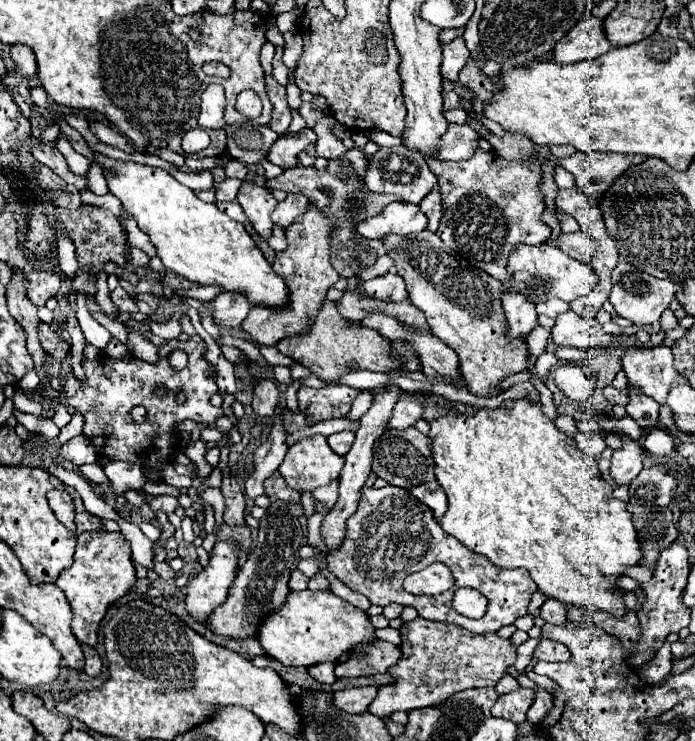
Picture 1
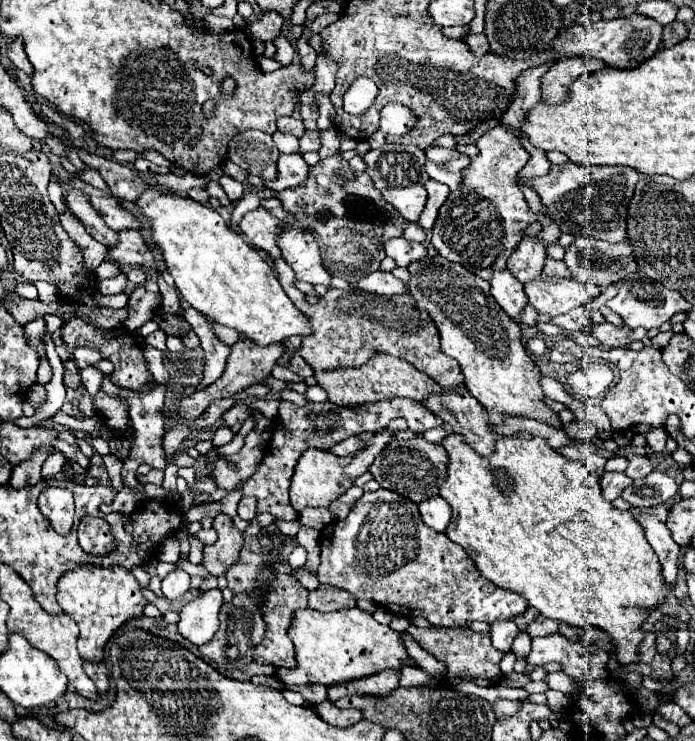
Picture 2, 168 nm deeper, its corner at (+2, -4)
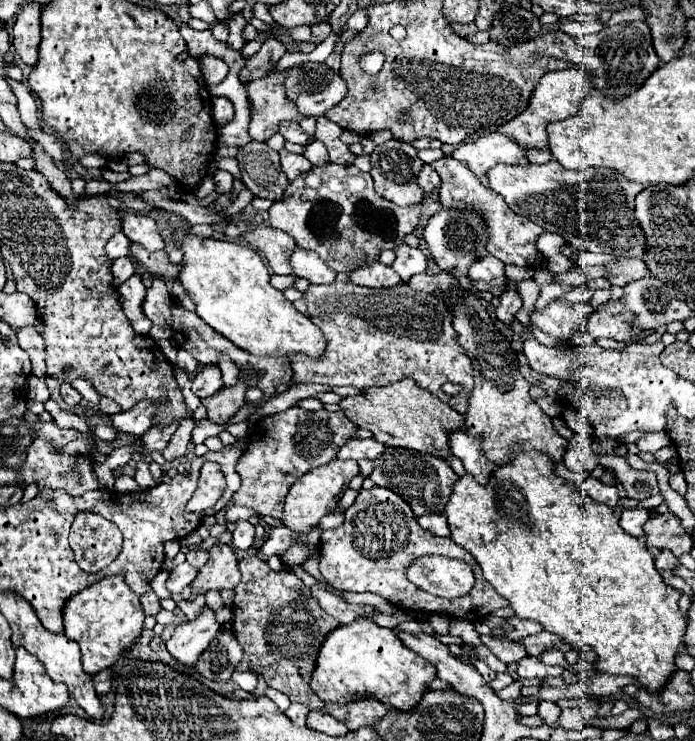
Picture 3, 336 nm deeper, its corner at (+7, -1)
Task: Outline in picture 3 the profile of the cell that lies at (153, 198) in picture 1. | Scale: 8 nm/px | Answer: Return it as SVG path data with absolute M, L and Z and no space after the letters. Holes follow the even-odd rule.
M183 229L175 235L177 247L185 253L179 281L197 305L195 313L209 327L251 355L289 357L293 353L303 353L311 359L321 359L325 353L321 329L301 315L293 303L269 283L269 271L253 249L229 241L199 239Z

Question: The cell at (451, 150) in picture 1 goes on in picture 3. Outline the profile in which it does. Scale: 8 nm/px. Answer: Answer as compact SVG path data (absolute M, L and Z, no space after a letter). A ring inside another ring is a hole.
M443 157L435 163L431 163L435 171L441 177L441 189L439 189L439 201L443 209L471 209L483 217L487 223L487 251L495 255L503 263L513 263L519 267L541 267L545 263L545 257L537 249L537 237L543 233L539 225L529 221L527 217L521 217L509 209L509 205L491 191L489 187L483 187L481 181L465 167L465 163L455 161L453 157Z

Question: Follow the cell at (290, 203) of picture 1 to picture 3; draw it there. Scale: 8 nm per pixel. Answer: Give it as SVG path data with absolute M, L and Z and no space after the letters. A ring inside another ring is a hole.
M295 249L291 255L291 267L293 275L305 277L311 283L333 283L335 281L335 271L329 269L315 251L309 249Z

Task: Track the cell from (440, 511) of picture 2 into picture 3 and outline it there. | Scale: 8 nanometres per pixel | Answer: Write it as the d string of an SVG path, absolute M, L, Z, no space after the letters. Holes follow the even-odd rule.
M431 513L431 515L419 517L417 521L419 521L419 525L421 525L425 531L429 531L429 533L433 533L433 535L439 535L439 537L449 537L449 535L451 535L451 533L449 533L449 527L447 527L445 515L435 515L435 513Z

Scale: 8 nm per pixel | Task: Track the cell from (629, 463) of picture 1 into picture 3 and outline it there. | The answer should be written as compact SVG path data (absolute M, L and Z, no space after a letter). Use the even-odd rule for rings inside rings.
M585 477L585 481L579 485L591 499L599 501L599 503L605 503L607 507L611 509L617 509L617 503L619 503L619 497L617 497L617 487L607 487L603 485L599 479L593 479L593 477Z

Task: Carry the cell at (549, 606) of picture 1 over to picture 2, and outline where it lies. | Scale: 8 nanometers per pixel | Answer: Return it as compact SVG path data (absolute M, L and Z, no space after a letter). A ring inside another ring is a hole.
M538 616L530 626L528 626L528 634L534 638L534 636L548 636L548 634L556 634L558 632L558 622L550 620L550 618L542 618Z

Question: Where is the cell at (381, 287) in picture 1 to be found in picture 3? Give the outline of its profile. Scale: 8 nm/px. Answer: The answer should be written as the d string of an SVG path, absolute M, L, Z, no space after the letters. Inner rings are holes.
M379 261L351 271L349 279L355 285L363 285L363 287L393 287L401 283L401 279L397 279L397 273Z

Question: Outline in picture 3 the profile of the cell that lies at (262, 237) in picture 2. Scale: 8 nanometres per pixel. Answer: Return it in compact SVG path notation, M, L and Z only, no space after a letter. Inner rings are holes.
M255 225L245 235L245 241L263 253L263 257L267 259L273 273L277 273L277 275L293 273L289 267L289 255L293 253L293 247L297 247L293 237L285 235L283 231L271 229L269 225Z

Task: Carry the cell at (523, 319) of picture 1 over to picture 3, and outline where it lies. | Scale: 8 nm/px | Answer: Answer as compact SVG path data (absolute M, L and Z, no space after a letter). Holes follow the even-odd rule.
M485 255L485 257L477 259L477 263L473 263L469 267L469 277L481 279L481 281L493 285L493 287L503 287L507 283L505 265L493 255Z

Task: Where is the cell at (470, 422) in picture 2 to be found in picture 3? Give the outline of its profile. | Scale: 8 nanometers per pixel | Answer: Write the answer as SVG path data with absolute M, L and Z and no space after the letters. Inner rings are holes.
M463 431L449 433L451 453L461 459L465 471L477 479L477 483L487 483L489 475L495 471L495 465L489 463L481 451L481 439L475 439Z

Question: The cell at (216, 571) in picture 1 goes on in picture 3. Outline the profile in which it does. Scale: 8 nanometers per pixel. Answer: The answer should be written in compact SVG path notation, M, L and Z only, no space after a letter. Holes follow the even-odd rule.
M205 607L203 613L195 621L187 621L175 627L173 637L167 641L167 651L183 665L195 667L201 653L219 633L219 623L215 621L215 613Z

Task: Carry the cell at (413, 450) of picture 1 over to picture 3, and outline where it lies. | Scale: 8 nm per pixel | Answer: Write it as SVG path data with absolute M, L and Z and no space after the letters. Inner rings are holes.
M387 447L385 453L375 459L375 469L371 473L371 479L377 485L387 487L387 489L395 491L397 495L401 495L411 505L415 517L421 517L427 513L443 513L445 511L445 505L449 501L449 495L453 493L453 483L457 481L457 475L439 457L409 451L409 449Z

